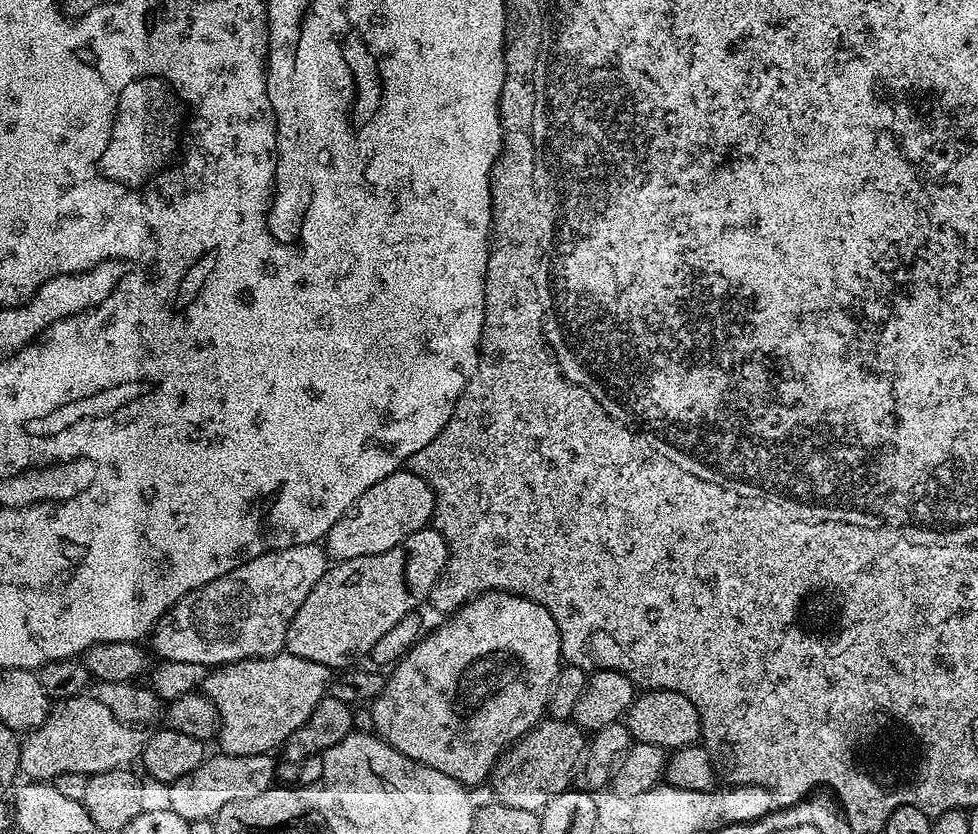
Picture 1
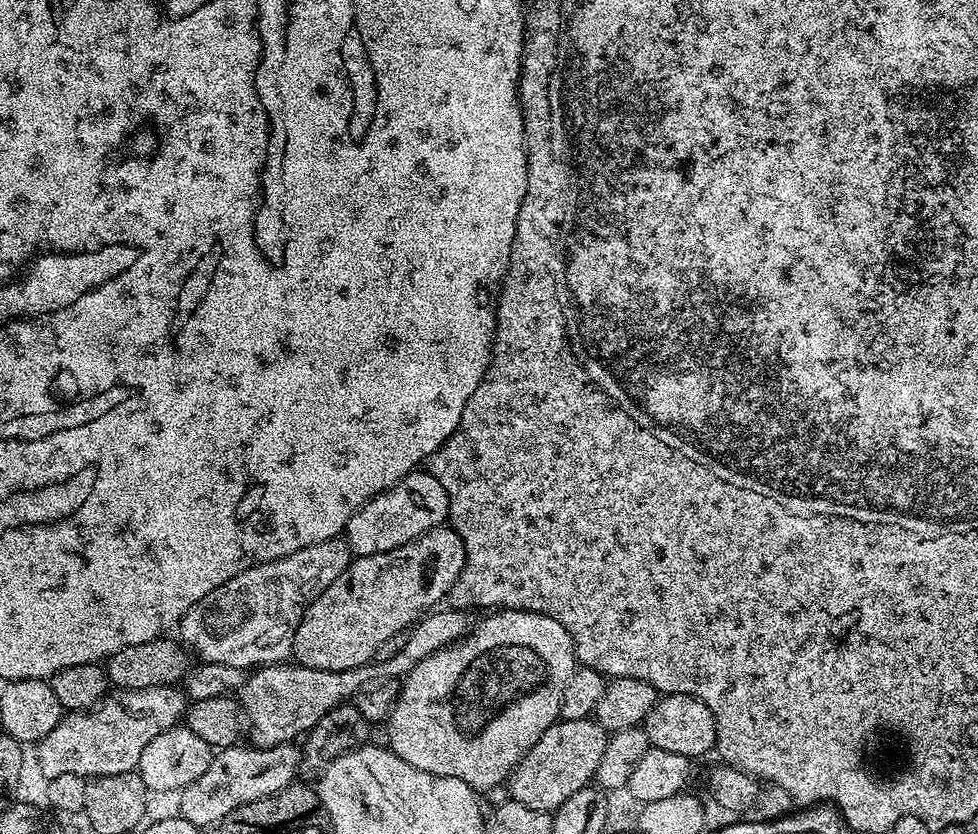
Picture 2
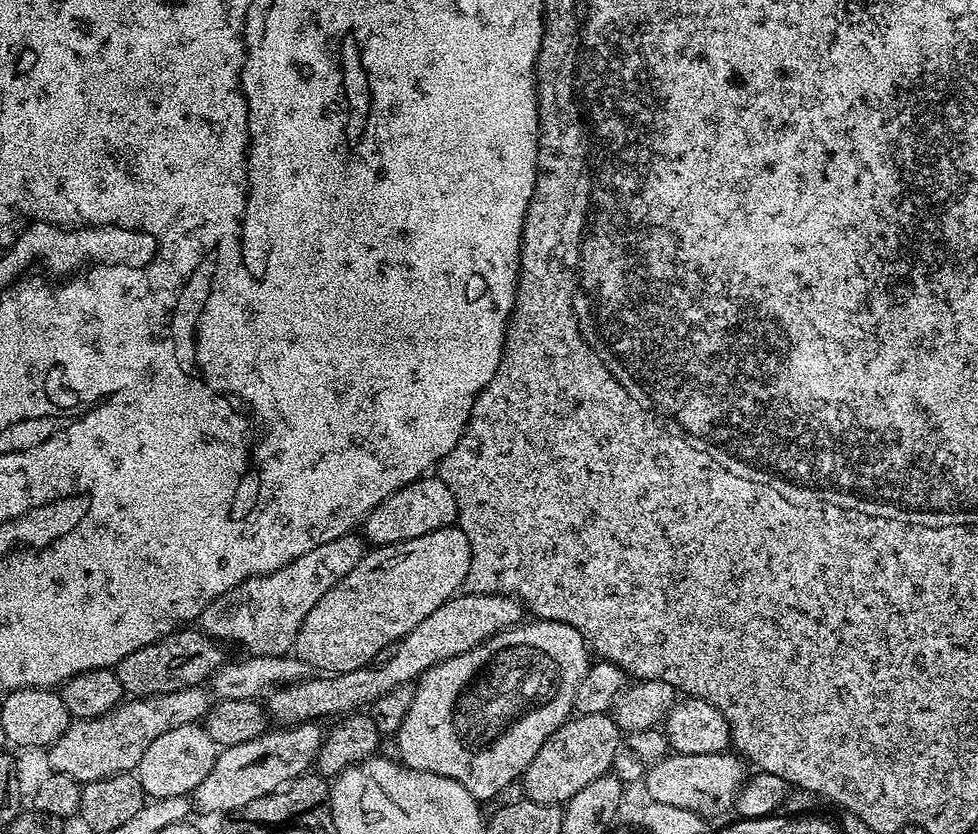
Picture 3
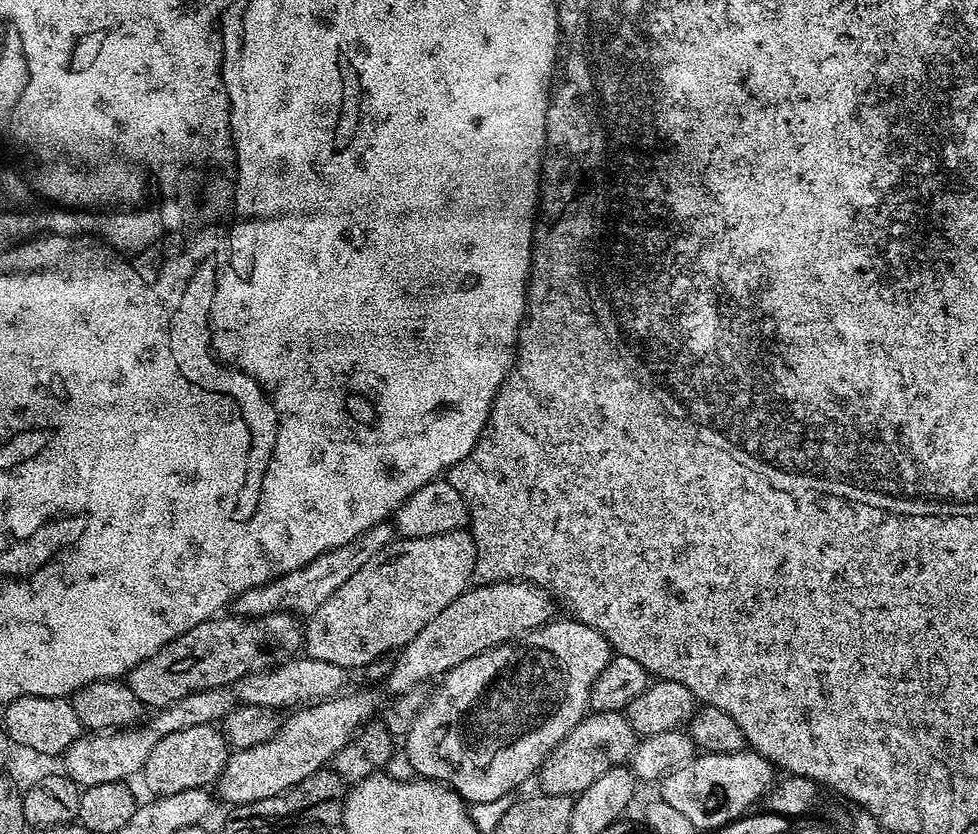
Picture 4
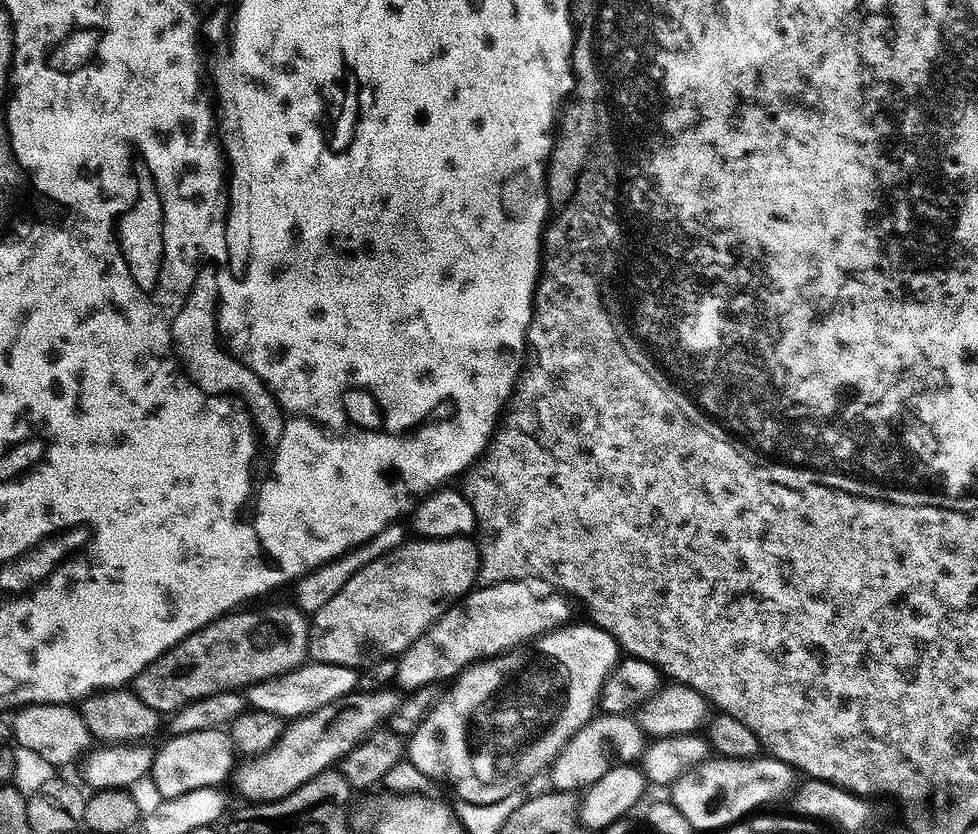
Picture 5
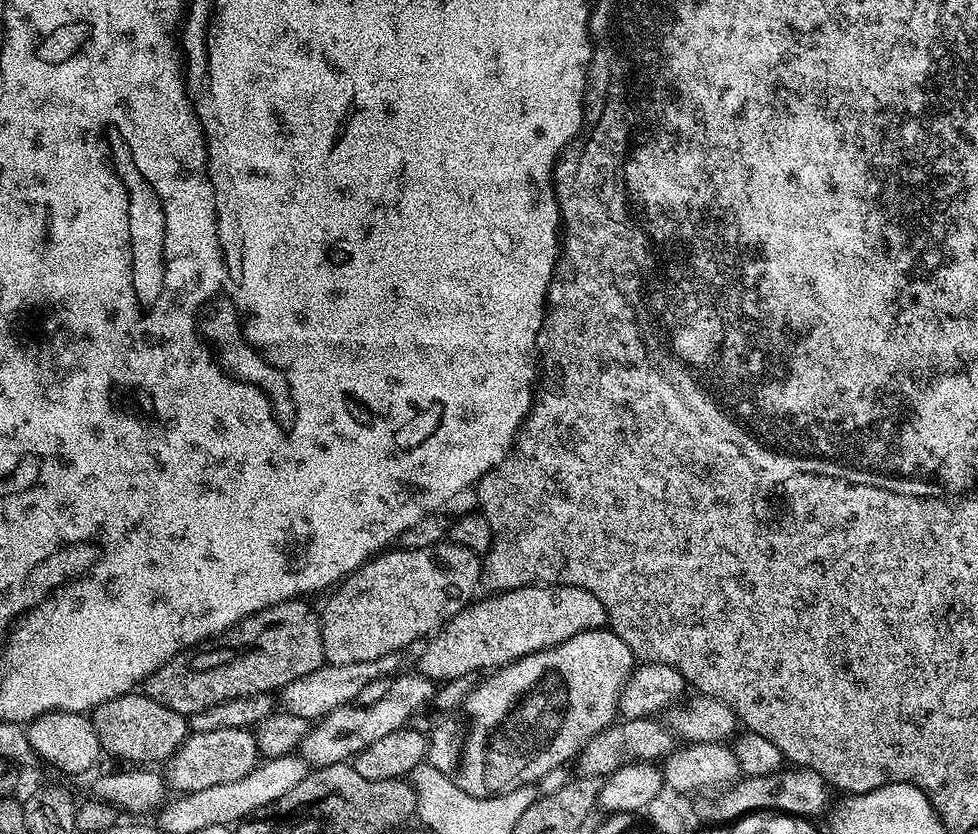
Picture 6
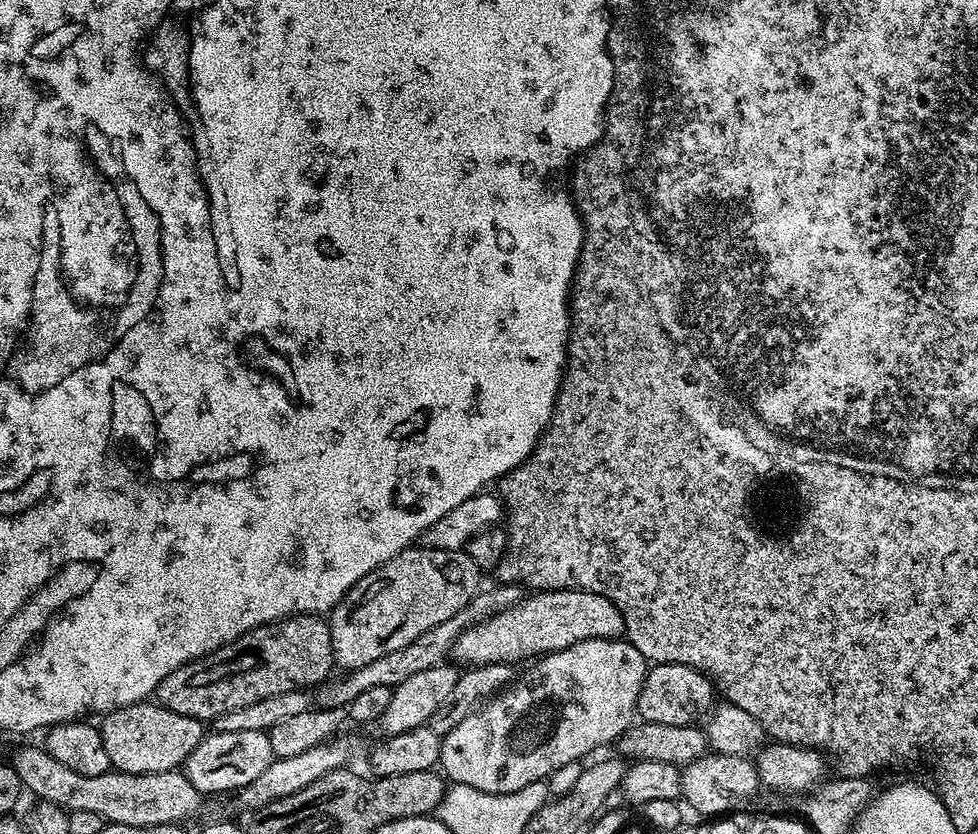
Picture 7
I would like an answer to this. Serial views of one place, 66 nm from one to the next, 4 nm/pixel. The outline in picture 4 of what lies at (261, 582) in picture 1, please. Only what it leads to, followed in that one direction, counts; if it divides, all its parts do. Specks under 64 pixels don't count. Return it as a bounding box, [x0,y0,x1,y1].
[234,523,395,618]

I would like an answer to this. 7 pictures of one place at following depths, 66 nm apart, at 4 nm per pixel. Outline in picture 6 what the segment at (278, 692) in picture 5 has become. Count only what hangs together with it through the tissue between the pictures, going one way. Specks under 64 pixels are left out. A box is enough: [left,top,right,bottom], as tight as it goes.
[278,640,426,722]

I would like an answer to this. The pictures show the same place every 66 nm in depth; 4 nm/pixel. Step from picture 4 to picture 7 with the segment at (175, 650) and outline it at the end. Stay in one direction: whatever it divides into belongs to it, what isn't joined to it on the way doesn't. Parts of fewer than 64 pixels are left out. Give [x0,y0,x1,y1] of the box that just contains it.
[154,614,336,722]

